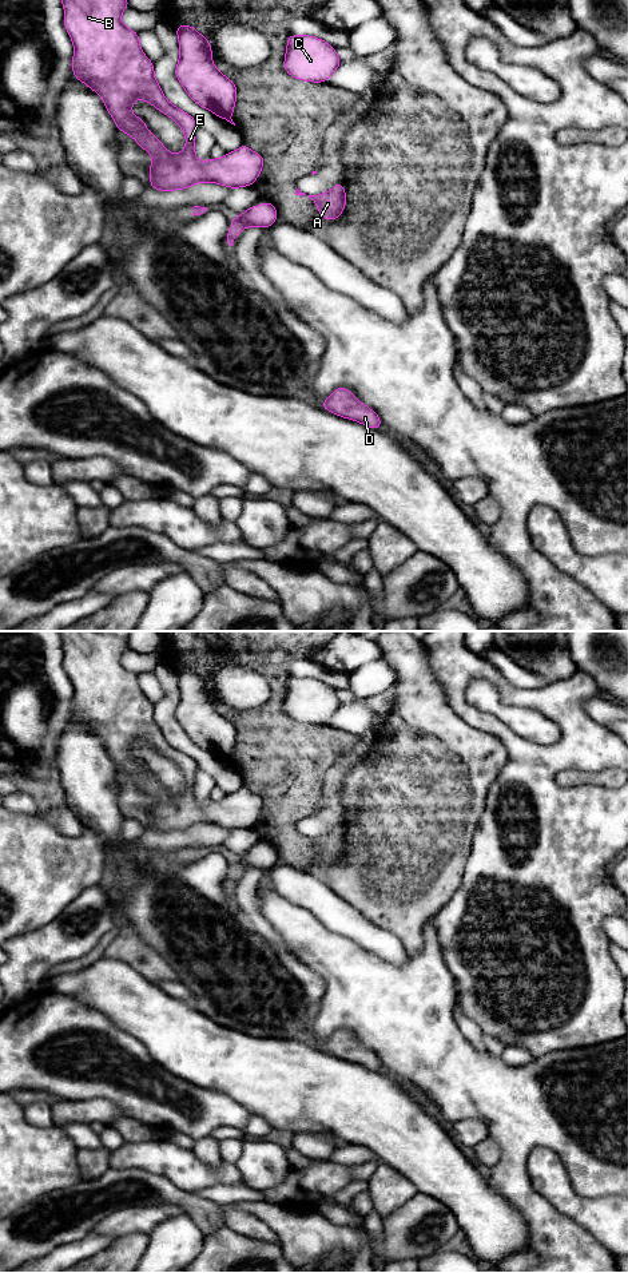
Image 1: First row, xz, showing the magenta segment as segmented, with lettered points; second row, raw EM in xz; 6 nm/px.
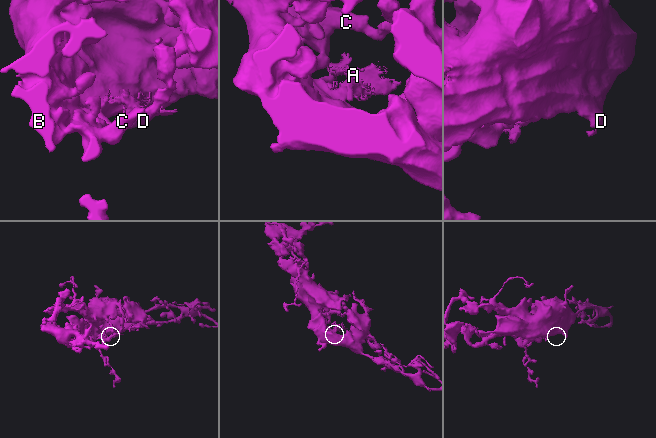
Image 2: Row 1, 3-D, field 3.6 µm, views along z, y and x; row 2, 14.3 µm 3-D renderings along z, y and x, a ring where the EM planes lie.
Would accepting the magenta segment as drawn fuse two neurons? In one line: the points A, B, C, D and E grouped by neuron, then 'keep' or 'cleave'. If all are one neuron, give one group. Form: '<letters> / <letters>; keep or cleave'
A / B C D E; cleave

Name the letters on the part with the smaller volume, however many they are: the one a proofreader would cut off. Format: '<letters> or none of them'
A

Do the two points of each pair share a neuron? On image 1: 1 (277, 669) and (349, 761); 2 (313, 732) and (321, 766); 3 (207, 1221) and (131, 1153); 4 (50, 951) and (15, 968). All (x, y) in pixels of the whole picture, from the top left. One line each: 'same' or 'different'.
1: same
2: same
3: different
4: same

